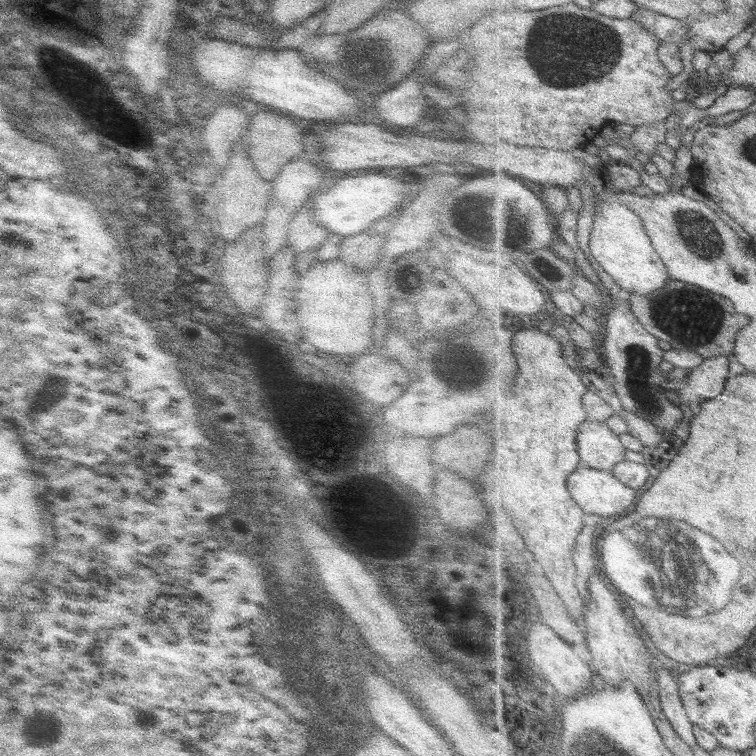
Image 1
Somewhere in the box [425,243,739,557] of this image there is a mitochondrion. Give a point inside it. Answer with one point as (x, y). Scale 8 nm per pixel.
(690, 316)

